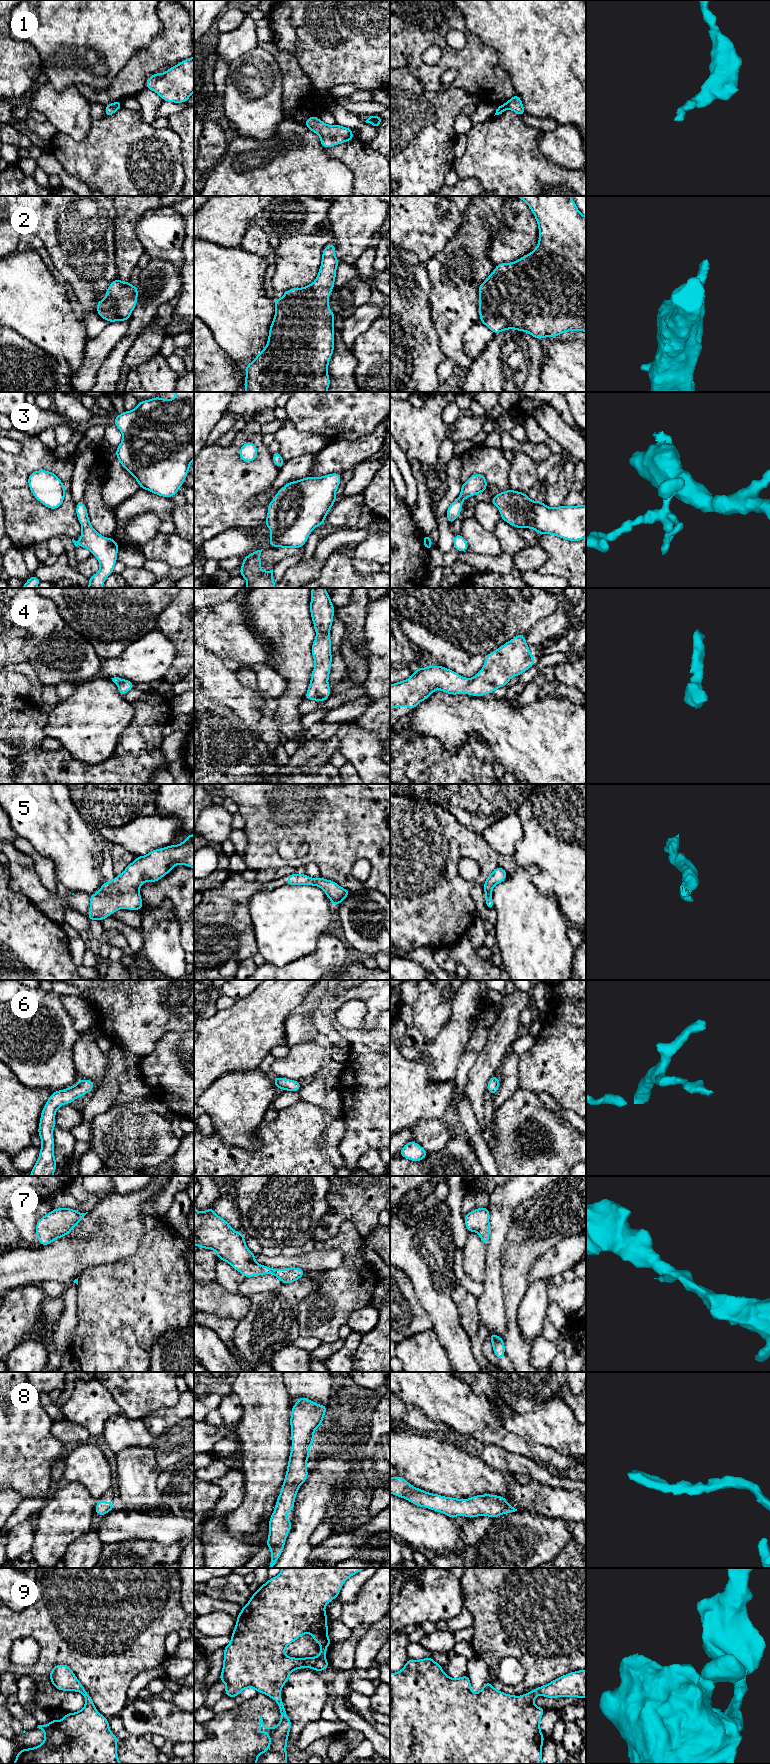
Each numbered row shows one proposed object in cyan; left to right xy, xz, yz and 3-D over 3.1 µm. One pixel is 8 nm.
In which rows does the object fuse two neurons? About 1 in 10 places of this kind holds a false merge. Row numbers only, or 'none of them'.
none of them

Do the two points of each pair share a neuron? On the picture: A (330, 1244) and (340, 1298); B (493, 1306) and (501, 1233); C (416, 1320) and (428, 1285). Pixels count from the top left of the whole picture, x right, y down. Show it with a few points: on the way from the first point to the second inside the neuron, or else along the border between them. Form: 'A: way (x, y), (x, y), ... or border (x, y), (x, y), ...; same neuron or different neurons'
A: way (346, 1251), (348, 1253), (348, 1282); same neuron
B: way (493, 1288), (494, 1251); same neuron
C: border (412, 1283), (414, 1294), (429, 1316), (432, 1326); different neurons

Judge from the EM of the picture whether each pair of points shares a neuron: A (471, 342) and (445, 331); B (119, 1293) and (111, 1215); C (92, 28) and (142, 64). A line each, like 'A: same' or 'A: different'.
A: different
B: different
C: different

